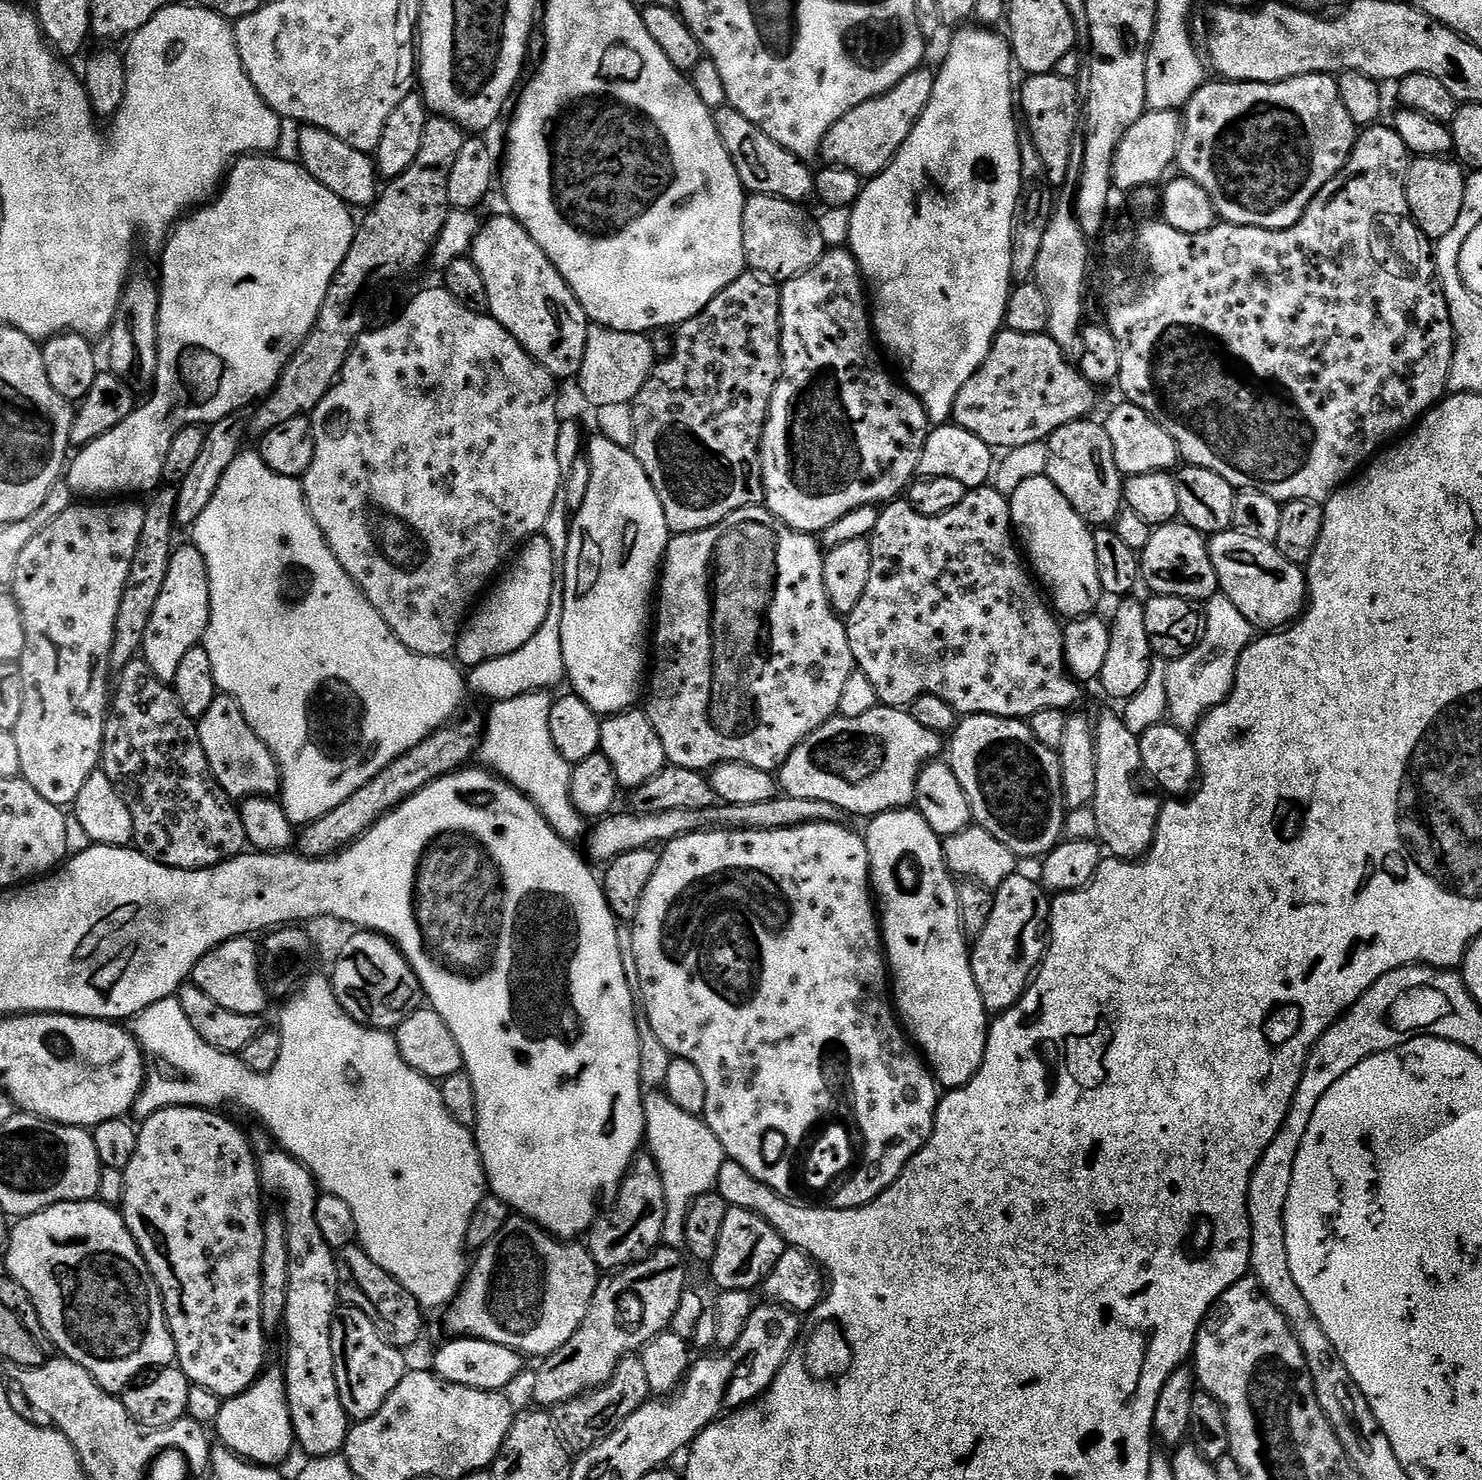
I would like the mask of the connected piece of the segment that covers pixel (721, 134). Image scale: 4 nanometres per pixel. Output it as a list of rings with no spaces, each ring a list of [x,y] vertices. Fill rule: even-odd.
[[[725,106],[713,111],[712,121],[718,138],[722,140],[722,146],[726,148],[726,154],[730,154],[734,162],[741,184],[749,193],[782,198],[799,205],[805,203],[807,196],[813,195],[813,169],[808,169],[811,167],[805,161],[775,144],[762,130],[758,130],[758,126],[754,126],[754,122],[746,118],[746,114],[731,106]]]

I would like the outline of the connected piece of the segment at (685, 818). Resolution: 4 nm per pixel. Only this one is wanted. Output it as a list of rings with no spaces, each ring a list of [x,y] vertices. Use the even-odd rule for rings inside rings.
[[[778,794],[770,802],[746,802],[745,804],[721,803],[720,808],[712,806],[695,806],[682,810],[662,810],[658,814],[642,814],[631,810],[613,811],[611,814],[597,819],[587,833],[588,852],[596,860],[611,862],[630,850],[642,850],[653,846],[663,846],[669,840],[677,840],[690,832],[705,830],[743,830],[745,832],[761,832],[762,830],[778,830],[779,828],[797,828],[800,824],[817,822],[836,822],[842,813],[833,804],[810,798],[796,798]]]

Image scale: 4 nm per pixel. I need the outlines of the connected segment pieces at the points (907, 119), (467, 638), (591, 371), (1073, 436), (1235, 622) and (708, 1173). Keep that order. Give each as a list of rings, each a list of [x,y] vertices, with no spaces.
[[[921,66],[910,74],[906,74],[906,78],[902,78],[902,82],[895,84],[886,94],[882,94],[870,102],[862,102],[862,106],[854,106],[854,110],[850,110],[850,114],[842,114],[842,118],[838,118],[838,122],[834,122],[834,126],[830,126],[826,138],[822,138],[819,159],[824,160],[823,163],[829,168],[844,168],[846,171],[856,173],[861,178],[871,178],[884,171],[898,154],[902,142],[906,142],[906,138],[910,138],[910,130],[914,130],[914,126],[922,118],[922,114],[930,102],[930,94],[934,94],[935,81],[936,72],[928,69],[928,66]]]
[[[537,534],[519,549],[518,555],[507,565],[503,575],[491,585],[490,591],[467,617],[456,640],[455,659],[465,669],[471,670],[490,658],[502,658],[502,654],[510,654],[526,646],[526,642],[538,634],[538,626],[546,622],[550,596],[554,594],[554,582],[557,579],[558,561],[546,537]]]
[[[589,327],[586,354],[582,358],[580,392],[593,409],[618,403],[631,404],[658,363],[658,355],[643,332],[619,332],[613,328]]]
[[[1092,418],[1075,420],[1058,430],[1054,430],[1054,434],[1049,436],[1046,441],[1046,447],[1048,447],[1046,475],[1052,479],[1054,486],[1058,486],[1058,490],[1066,498],[1066,502],[1070,502],[1070,506],[1074,506],[1076,513],[1085,522],[1092,526],[1108,526],[1115,521],[1122,511],[1125,477],[1121,475],[1118,466],[1115,465],[1110,437],[1105,425],[1100,422],[1095,424],[1094,421],[1095,419]]]
[[[1223,594],[1211,596],[1203,605],[1204,613],[1204,633],[1200,635],[1200,640],[1193,648],[1187,649],[1183,654],[1175,657],[1168,664],[1168,694],[1180,708],[1188,708],[1188,712],[1192,716],[1199,717],[1208,711],[1209,708],[1216,708],[1228,695],[1232,693],[1232,684],[1236,681],[1236,667],[1242,658],[1242,654],[1247,650],[1248,645],[1254,639],[1254,629],[1250,622],[1246,622],[1246,618],[1242,618],[1238,606],[1234,606],[1234,602],[1230,602],[1230,598],[1226,598]]]
[[[663,1090],[644,1092],[644,1130],[647,1151],[658,1166],[666,1194],[662,1240],[669,1248],[683,1249],[686,1214],[699,1196],[715,1189],[726,1159],[724,1147],[705,1120],[682,1110]]]

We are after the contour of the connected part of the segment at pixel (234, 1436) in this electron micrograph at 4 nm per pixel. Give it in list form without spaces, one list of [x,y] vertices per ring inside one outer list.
[[[269,1367],[267,1371],[259,1376],[259,1378],[251,1384],[245,1392],[242,1394],[238,1394],[237,1396],[229,1396],[227,1399],[221,1403],[220,1413],[218,1414],[218,1418],[216,1419],[214,1425],[214,1432],[216,1431],[218,1435],[219,1443],[225,1444],[228,1449],[234,1454],[238,1454],[239,1456],[244,1456],[245,1454],[252,1454],[248,1452],[284,1452],[288,1448],[288,1444],[290,1446],[296,1444],[296,1436],[292,1433],[292,1419],[290,1418],[290,1410],[288,1409],[288,1395],[286,1394],[286,1390],[284,1389],[284,1374],[283,1371],[279,1367],[272,1368]]]

